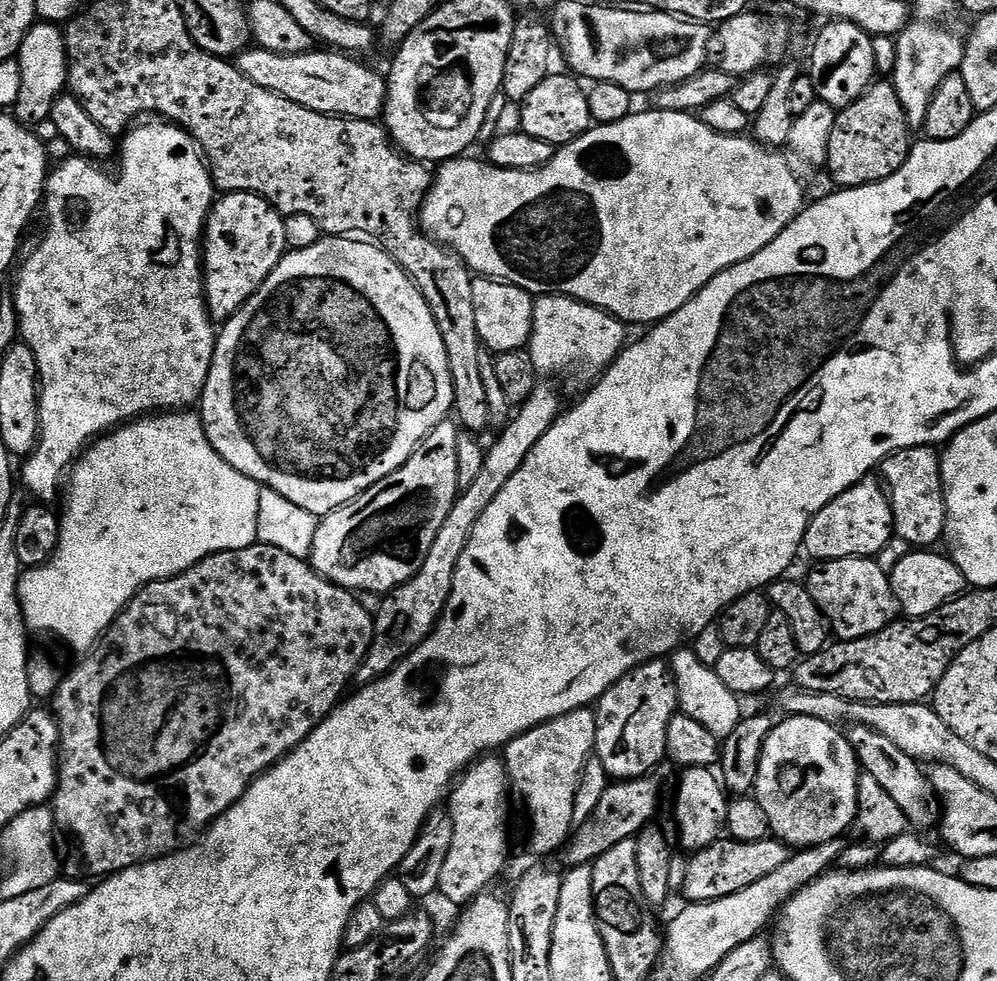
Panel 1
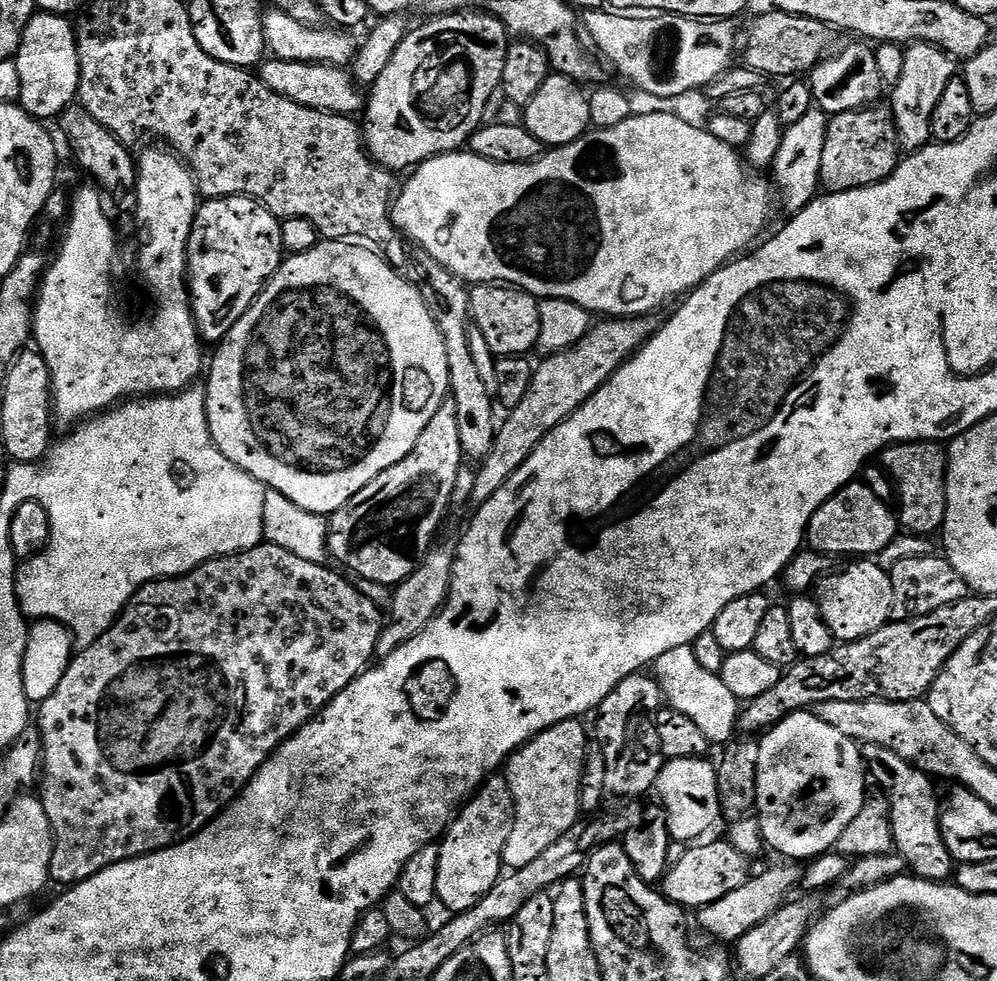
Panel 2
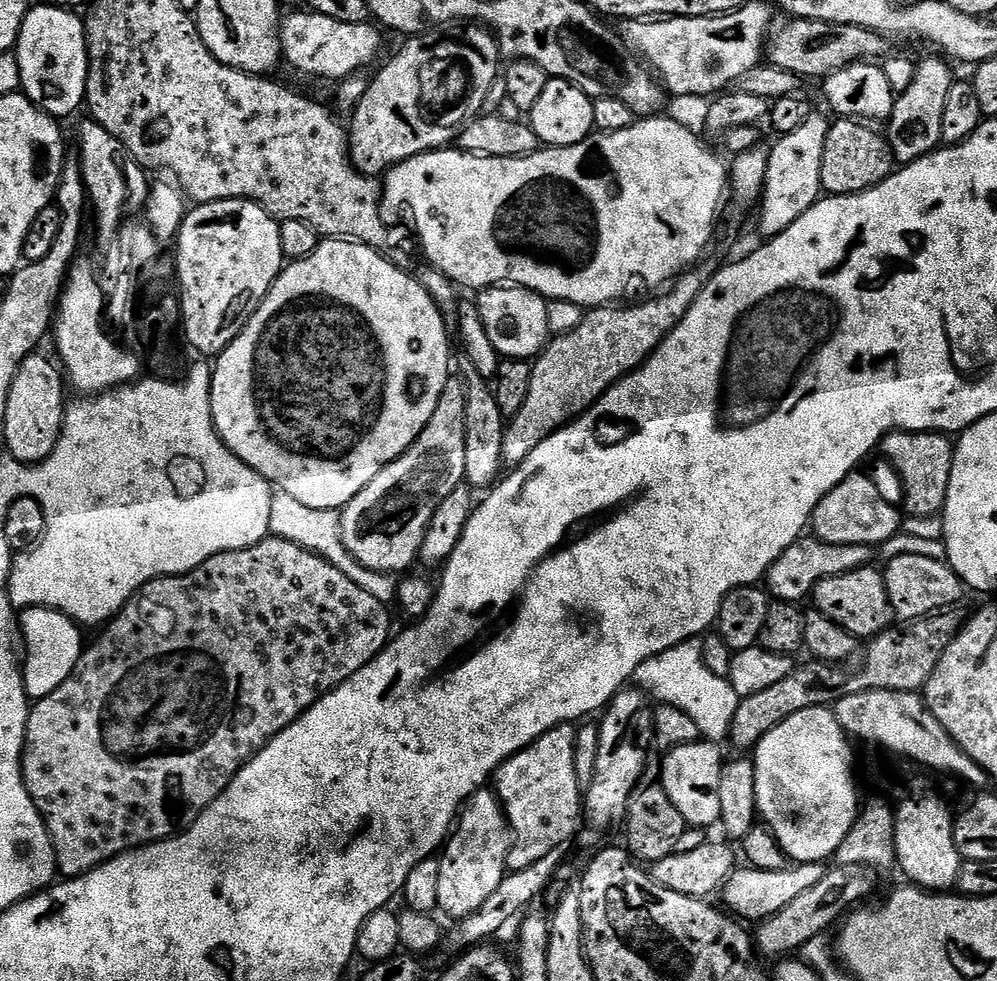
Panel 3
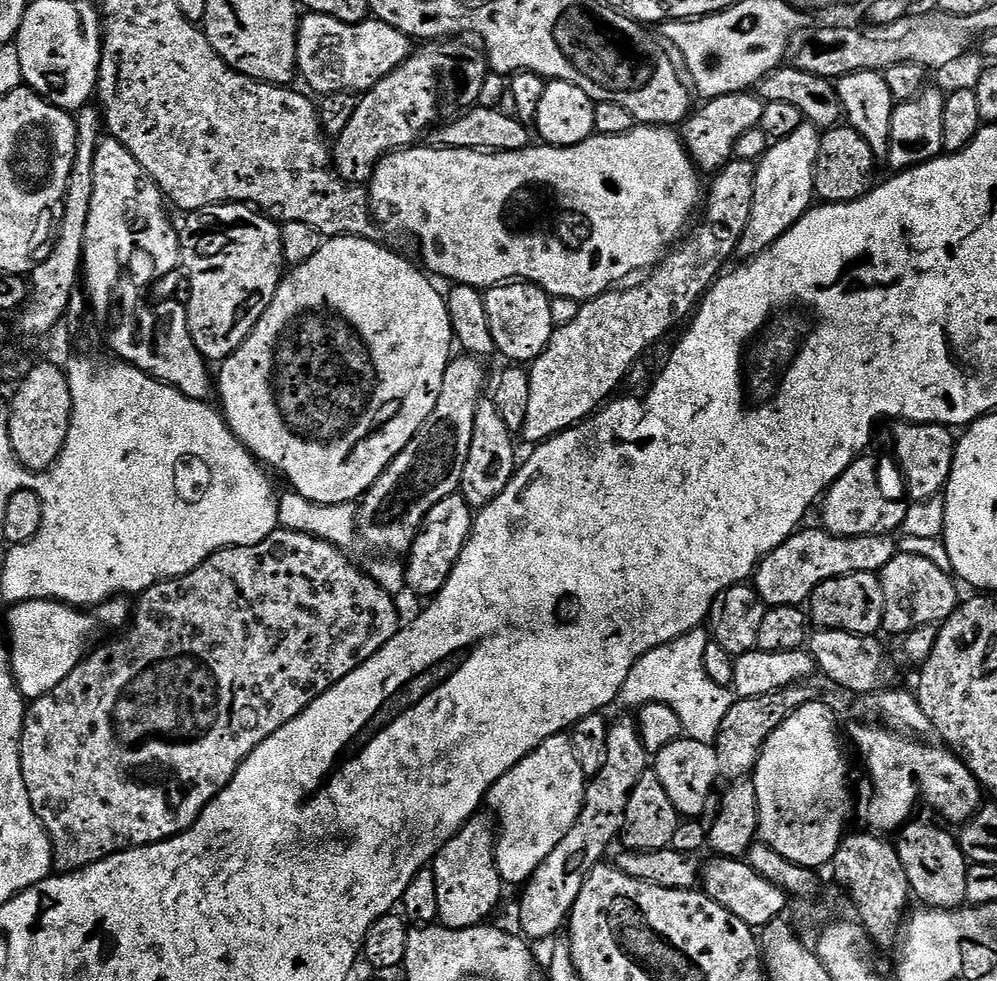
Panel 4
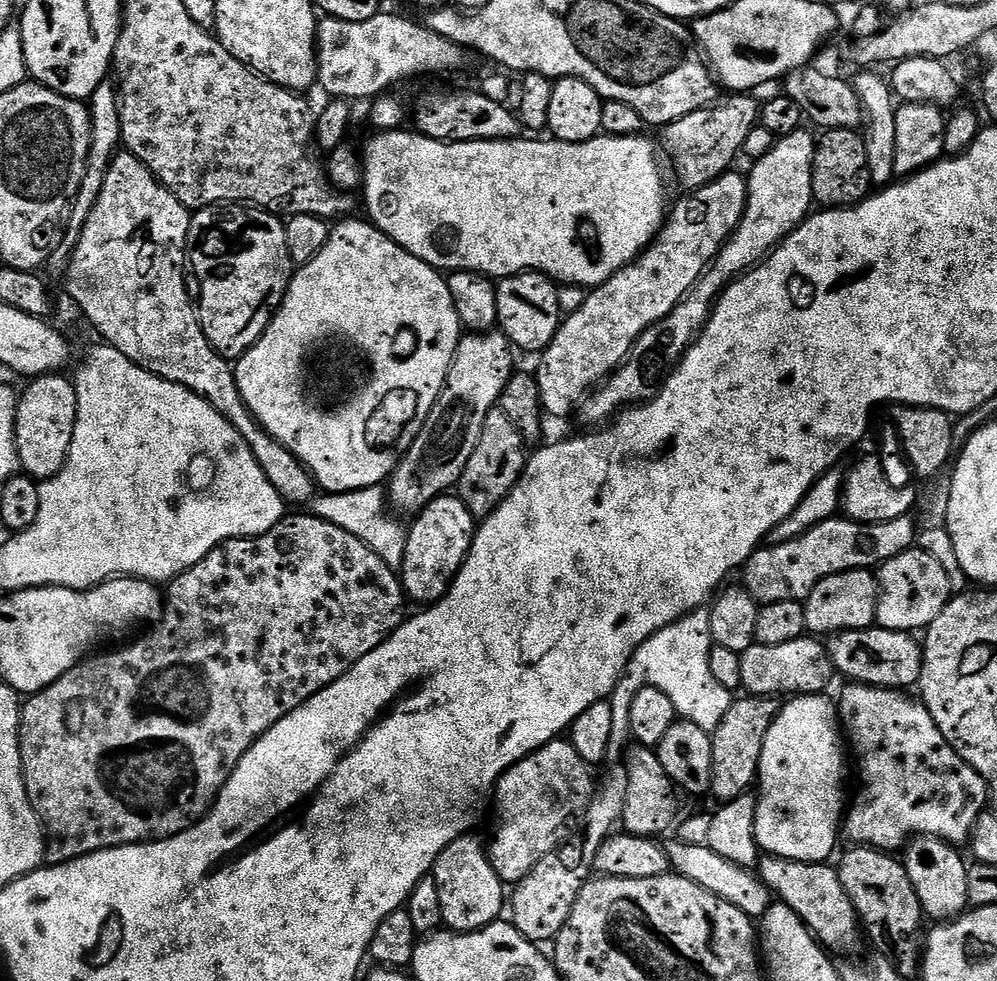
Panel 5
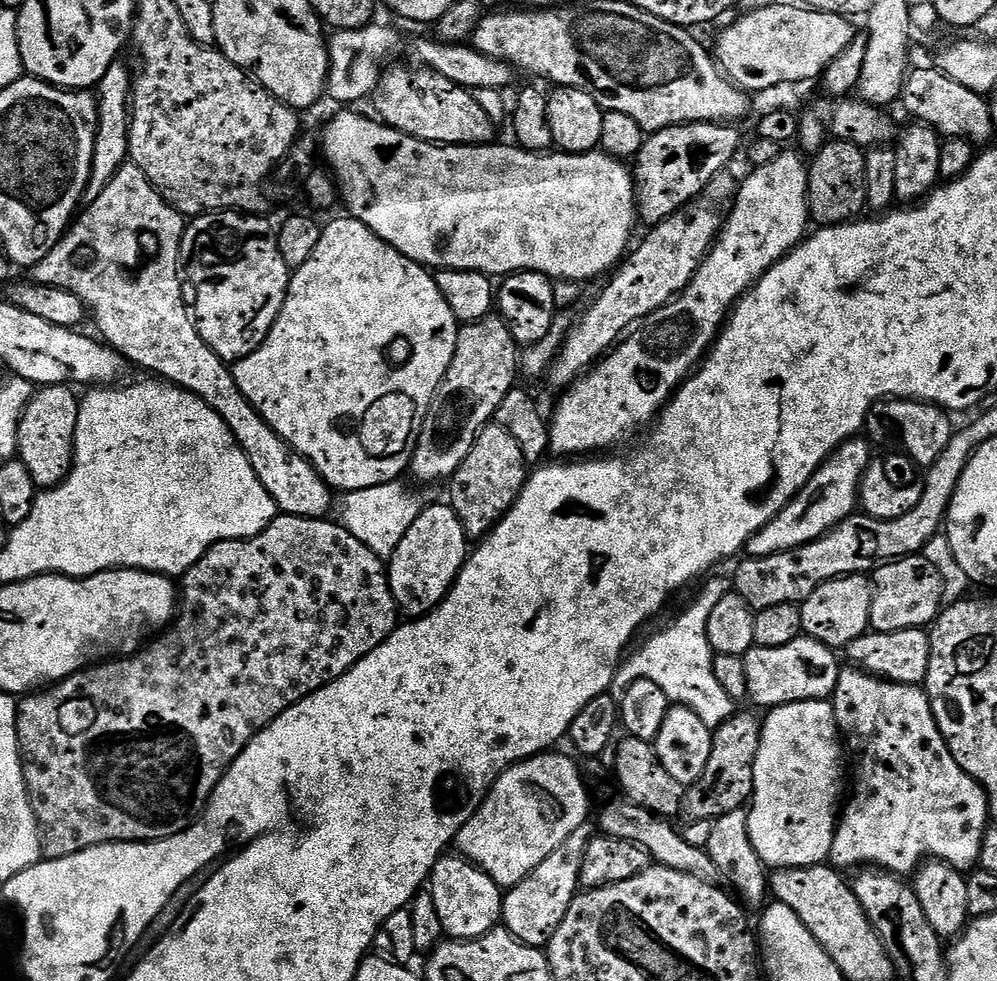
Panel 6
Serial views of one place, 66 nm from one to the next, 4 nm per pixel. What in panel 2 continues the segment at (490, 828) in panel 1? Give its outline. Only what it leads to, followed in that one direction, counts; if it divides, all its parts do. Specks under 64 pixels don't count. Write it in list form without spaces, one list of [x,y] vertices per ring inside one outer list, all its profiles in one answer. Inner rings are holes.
[[[500,774],[489,775],[488,779],[463,801],[448,825],[447,832],[439,841],[437,901],[449,908],[449,913],[465,912],[500,881],[504,863],[504,847],[516,821],[514,802],[507,779]]]

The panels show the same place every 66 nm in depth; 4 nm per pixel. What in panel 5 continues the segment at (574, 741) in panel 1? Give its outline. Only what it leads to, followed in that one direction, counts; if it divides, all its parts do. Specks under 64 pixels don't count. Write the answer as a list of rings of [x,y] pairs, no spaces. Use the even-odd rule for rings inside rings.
[[[557,738],[518,761],[497,780],[496,833],[486,851],[505,885],[515,885],[546,853],[557,847],[564,823],[576,812],[584,771],[586,765],[578,750],[567,739]]]

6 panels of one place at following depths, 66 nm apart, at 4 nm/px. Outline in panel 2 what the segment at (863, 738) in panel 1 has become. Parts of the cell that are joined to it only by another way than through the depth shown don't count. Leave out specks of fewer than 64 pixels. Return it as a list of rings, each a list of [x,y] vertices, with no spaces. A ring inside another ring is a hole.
[[[877,744],[862,748],[864,763],[870,776],[880,783],[879,791],[887,796],[892,807],[892,829],[895,849],[906,858],[908,868],[924,880],[947,881],[954,872],[954,861],[944,841],[940,820],[940,800],[936,797],[933,777],[921,768],[915,768],[906,758],[898,758],[894,750]]]

